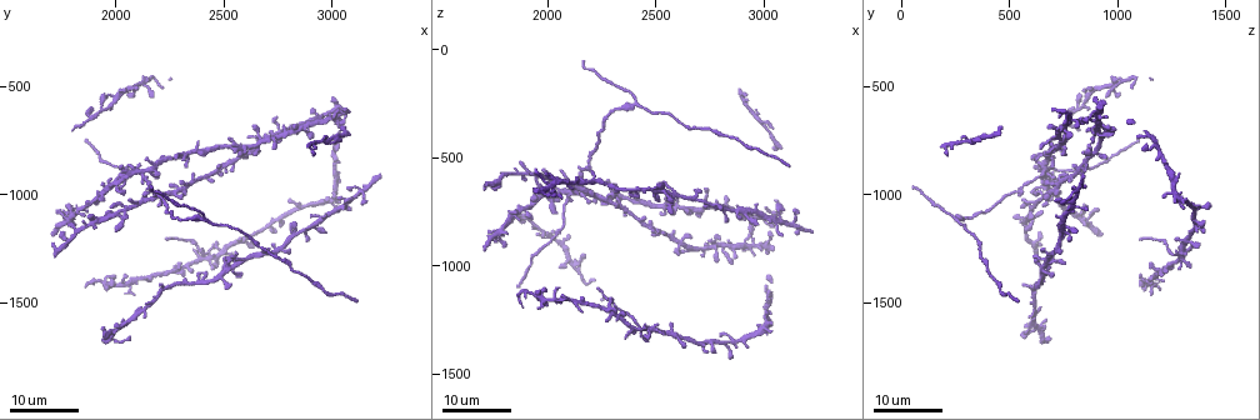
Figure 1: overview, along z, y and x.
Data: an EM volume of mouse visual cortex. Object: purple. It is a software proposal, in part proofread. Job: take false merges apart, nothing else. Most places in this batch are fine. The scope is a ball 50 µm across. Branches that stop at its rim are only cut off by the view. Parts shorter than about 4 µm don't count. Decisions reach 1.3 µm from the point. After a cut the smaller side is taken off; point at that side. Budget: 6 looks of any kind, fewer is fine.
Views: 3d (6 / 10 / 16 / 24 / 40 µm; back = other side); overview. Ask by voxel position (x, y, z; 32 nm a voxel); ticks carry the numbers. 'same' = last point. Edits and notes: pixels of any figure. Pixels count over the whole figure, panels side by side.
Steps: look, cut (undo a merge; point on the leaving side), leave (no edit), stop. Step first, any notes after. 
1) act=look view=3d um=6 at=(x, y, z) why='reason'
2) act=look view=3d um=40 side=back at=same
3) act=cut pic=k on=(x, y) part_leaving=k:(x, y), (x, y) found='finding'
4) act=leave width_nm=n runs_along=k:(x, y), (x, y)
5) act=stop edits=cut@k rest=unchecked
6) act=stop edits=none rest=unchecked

act=look view=3d um=24 at=(2410, 1120, 250) why='three arms meet'

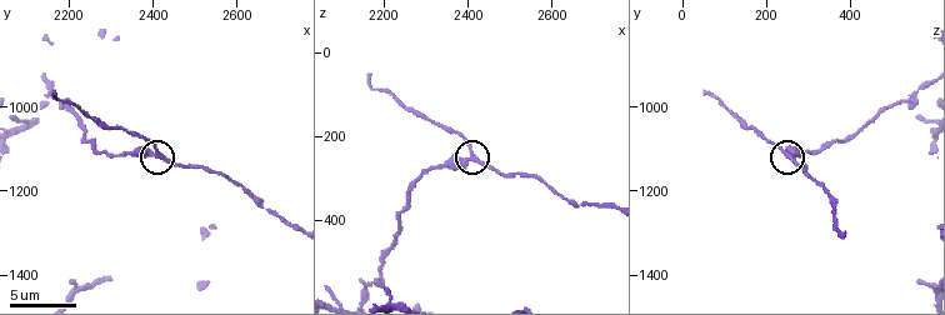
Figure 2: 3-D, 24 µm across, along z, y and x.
act=look view=3d um=6 at=(2405, 1115, 250)

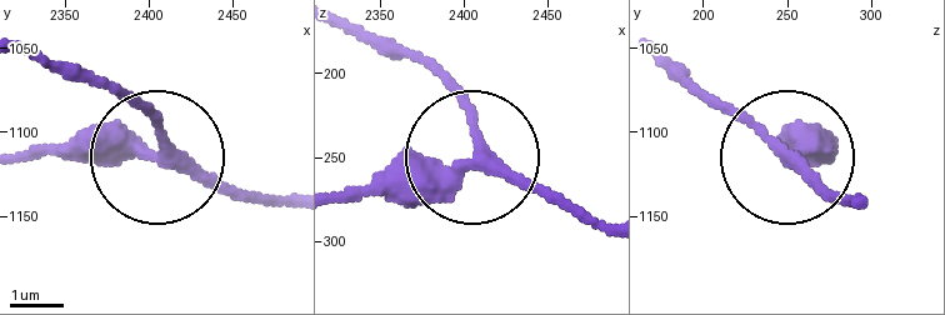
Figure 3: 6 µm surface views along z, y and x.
act=leave runs_along=3:(343, 204), (436, 186), (473, 150), (468, 110), (428, 60) found='all the same neuron'

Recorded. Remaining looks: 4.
act=look view=3d um=16 at=(2090, 880, 670) why='looks like a crossing'

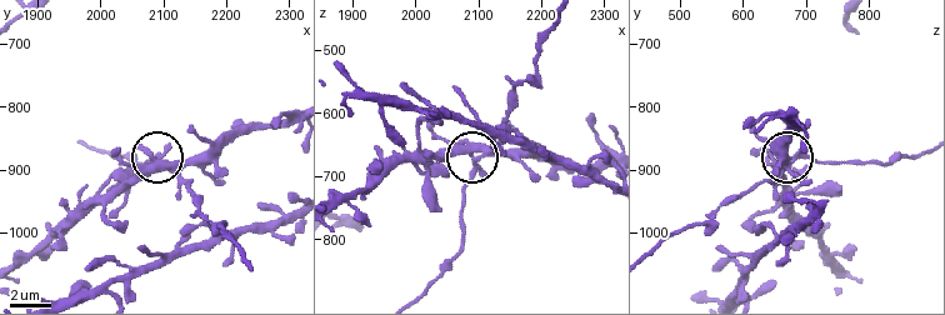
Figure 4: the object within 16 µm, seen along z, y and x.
act=look view=3d um=10 at=(2090, 885, 670) why='zoom in'

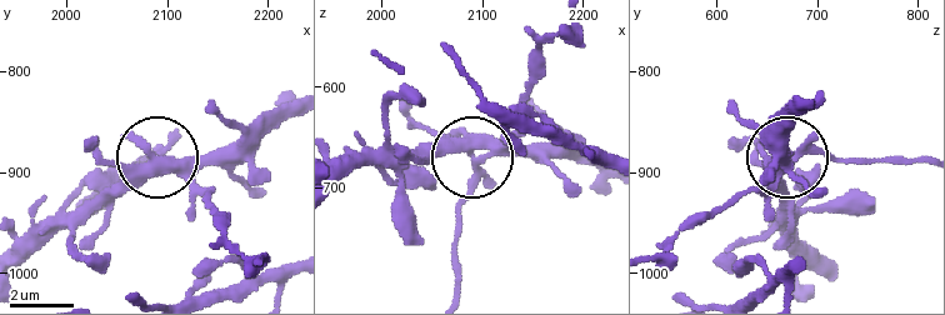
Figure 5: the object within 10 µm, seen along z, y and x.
act=leave side_arm_um=19 runs_along=5:(293, 103), (219, 149), (146, 163), (85, 224) found='continuous, no second neuron'

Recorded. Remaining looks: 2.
act=look view=3d um=16 at=(2420, 1270, 1290) why='four or more arms meet'

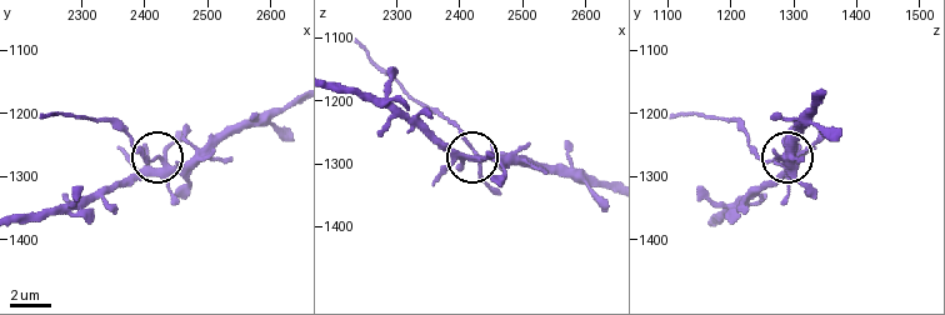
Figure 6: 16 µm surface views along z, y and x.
act=look view=3d um=6 at=(2415, 1270, 1280)

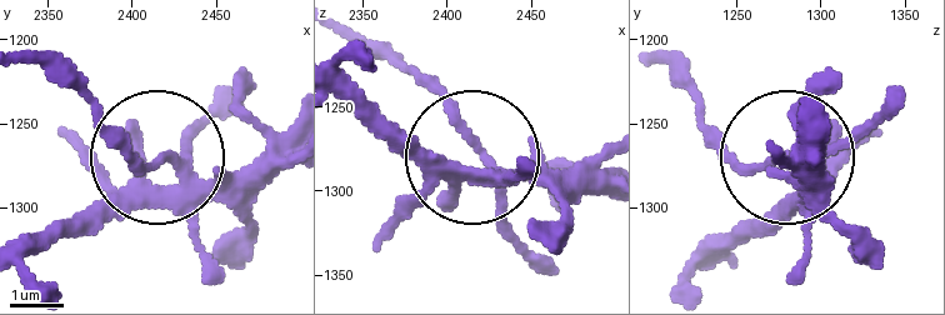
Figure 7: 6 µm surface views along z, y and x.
act=cut pic=7 on=(135, 168) side_arm_um=9 arms=5 found='a second neuron is stuck on'

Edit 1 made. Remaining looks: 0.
act=stop edits=cut@7 rest=unchecked

